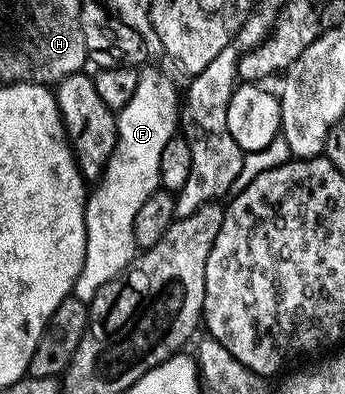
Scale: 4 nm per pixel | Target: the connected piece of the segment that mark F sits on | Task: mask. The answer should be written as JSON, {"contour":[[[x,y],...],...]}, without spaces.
{"contour":[[[143,72],[128,107],[117,110],[118,138],[106,169],[86,198],[86,254],[74,284],[73,296],[90,302],[116,275],[120,275],[136,256],[132,223],[144,199],[159,188],[160,154],[168,139],[176,136],[180,125],[180,93],[166,77]]]}

